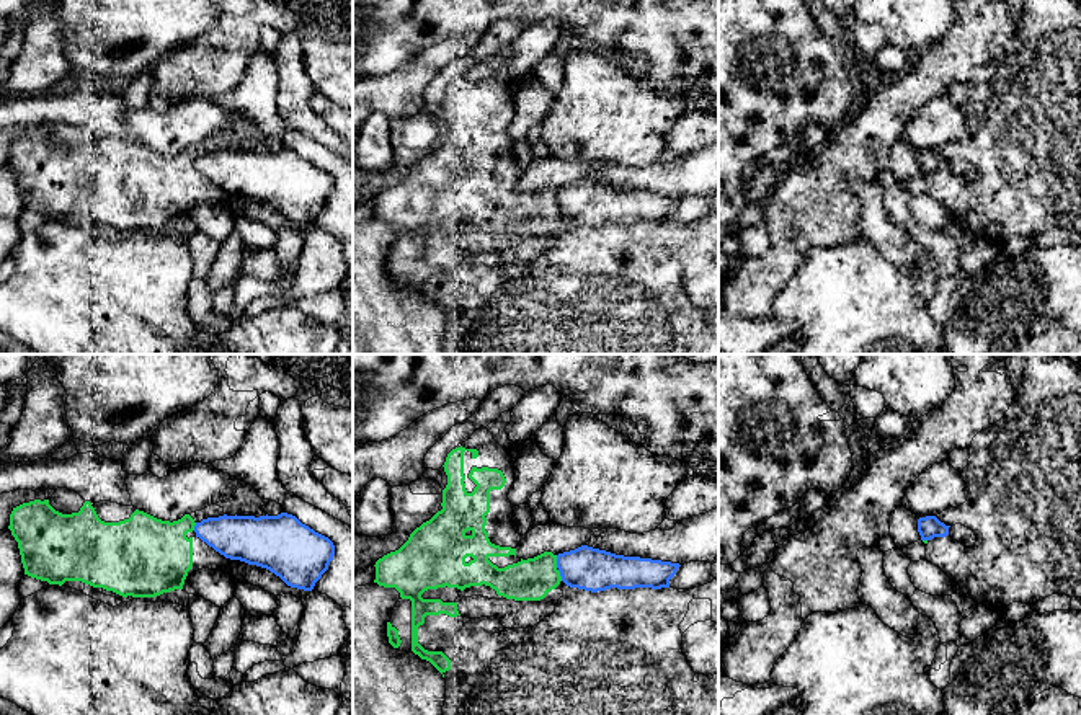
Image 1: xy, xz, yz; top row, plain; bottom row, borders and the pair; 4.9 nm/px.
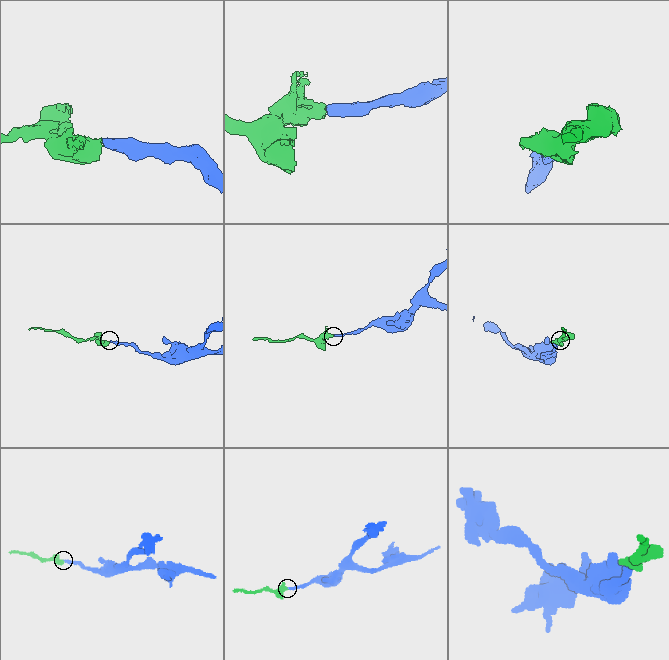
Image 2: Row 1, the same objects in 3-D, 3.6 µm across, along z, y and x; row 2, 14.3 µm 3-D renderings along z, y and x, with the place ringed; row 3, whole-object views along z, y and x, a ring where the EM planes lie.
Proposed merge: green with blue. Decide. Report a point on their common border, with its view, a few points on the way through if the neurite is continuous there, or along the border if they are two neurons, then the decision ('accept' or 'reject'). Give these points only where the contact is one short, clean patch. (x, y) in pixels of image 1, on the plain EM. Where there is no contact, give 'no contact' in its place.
contact xz (556, 196); border xz (556, 190), (557, 201); reject

